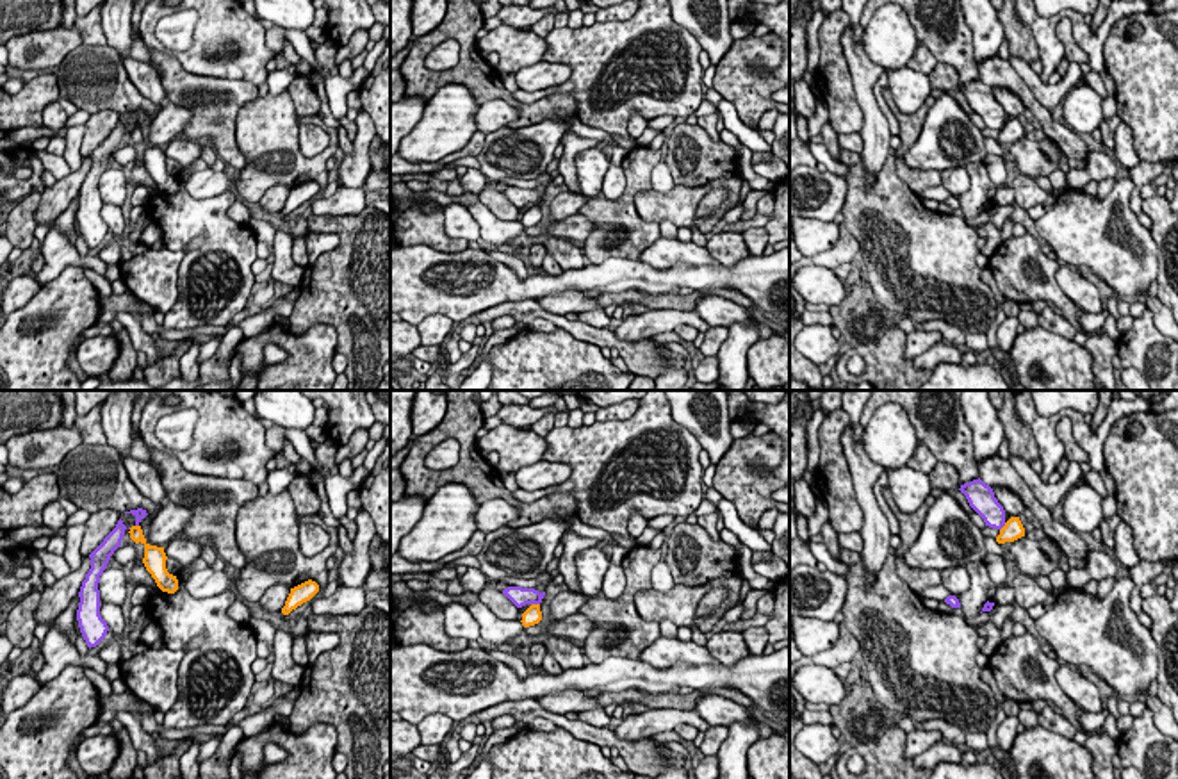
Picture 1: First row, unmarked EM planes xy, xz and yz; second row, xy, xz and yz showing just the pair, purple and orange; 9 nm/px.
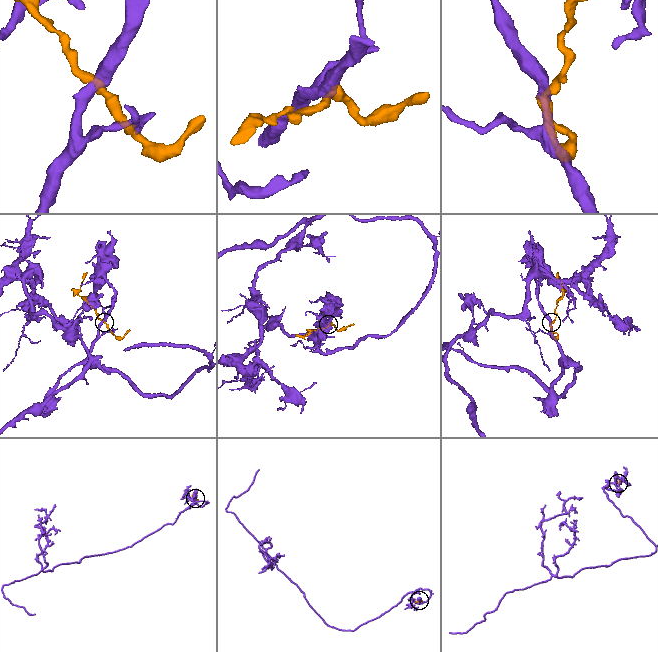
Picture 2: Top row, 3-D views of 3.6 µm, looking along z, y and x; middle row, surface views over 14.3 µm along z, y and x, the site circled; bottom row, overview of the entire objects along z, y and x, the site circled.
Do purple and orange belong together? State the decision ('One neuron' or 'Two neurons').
Two neurons

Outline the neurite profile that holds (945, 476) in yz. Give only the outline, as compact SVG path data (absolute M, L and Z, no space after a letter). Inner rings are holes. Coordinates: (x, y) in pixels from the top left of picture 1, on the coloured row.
M937 462L928 476L932 488L953 490L959 487L959 471L950 463Z

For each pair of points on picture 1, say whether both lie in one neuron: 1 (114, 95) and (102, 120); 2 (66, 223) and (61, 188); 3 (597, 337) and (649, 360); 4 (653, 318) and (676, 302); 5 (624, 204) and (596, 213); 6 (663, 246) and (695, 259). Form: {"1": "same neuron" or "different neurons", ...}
{"1": "different neurons", "2": "different neurons", "3": "same neuron", "4": "different neurons", "5": "same neuron", "6": "same neuron"}

